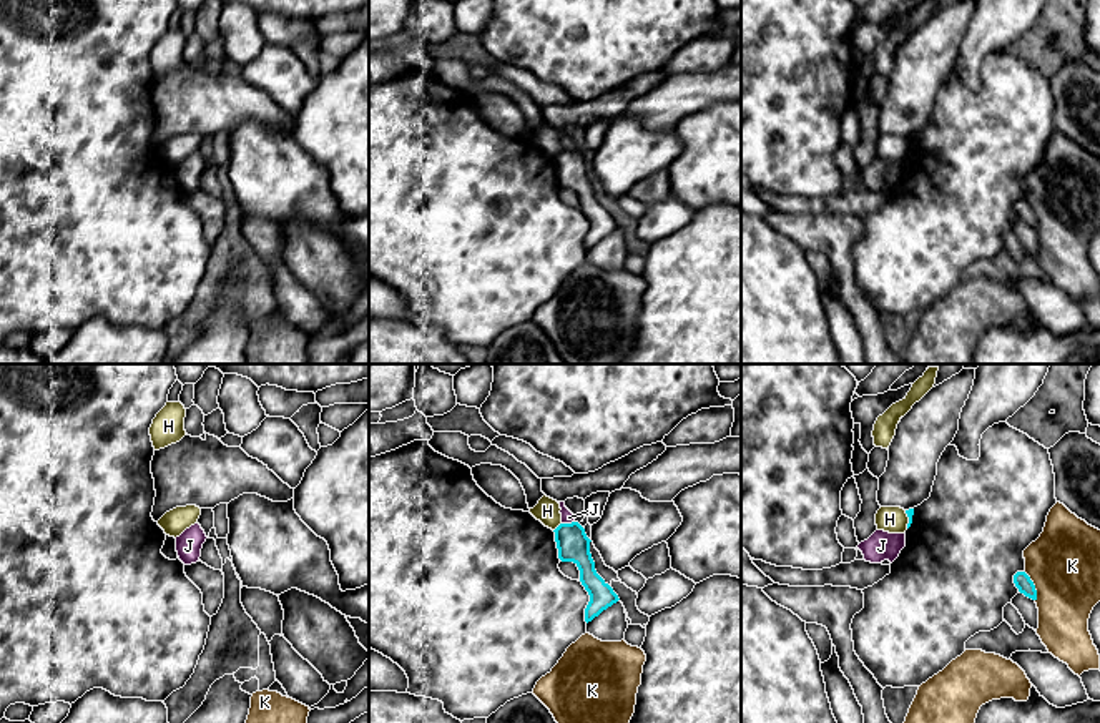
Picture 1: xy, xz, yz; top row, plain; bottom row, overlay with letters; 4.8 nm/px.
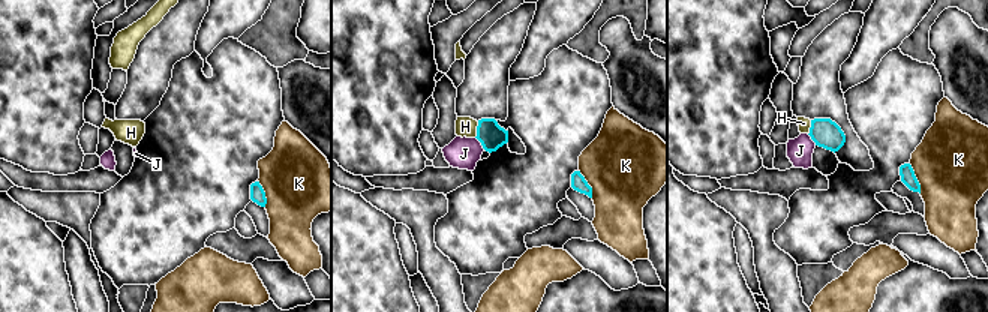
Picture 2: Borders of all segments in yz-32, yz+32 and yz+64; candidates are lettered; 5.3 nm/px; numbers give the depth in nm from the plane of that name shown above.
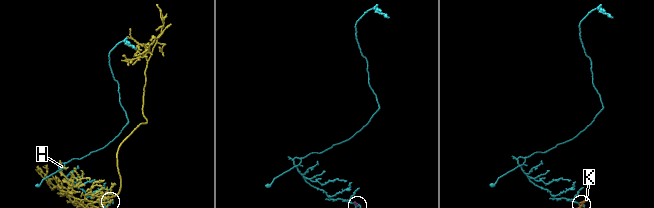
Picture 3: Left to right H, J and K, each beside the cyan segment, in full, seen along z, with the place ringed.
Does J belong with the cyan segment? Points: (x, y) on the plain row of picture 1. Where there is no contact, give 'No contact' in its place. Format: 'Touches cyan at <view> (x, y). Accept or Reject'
Touches cyan at xz (567, 152). Reject

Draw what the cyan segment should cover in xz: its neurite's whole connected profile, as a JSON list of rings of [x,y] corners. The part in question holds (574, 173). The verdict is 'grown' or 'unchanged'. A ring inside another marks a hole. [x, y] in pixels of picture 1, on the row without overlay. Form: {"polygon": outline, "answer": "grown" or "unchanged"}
{"polygon": [[[578,150],[560,151],[555,158],[558,186],[573,189],[580,198],[580,209],[590,223],[585,236],[585,249],[592,249],[603,238],[616,231],[620,226],[613,216],[597,201],[595,189],[590,181],[590,166]]], "answer": "unchanged"}

